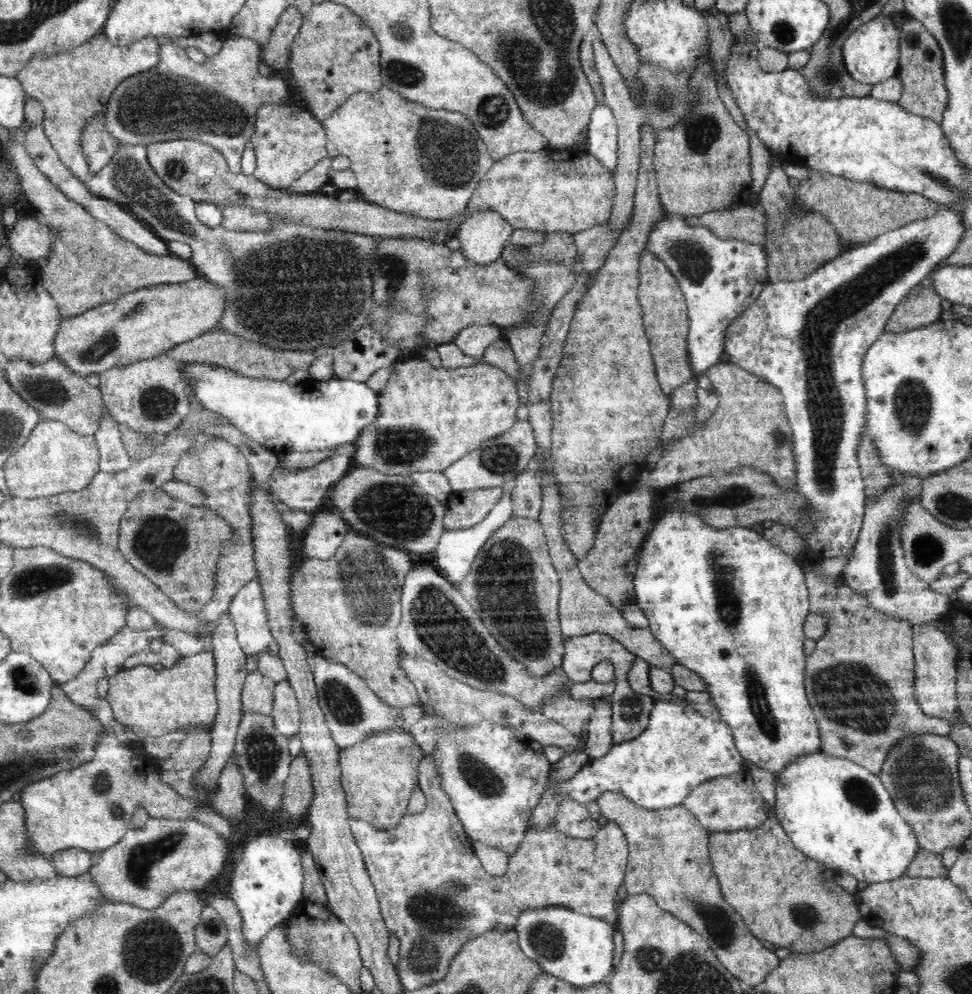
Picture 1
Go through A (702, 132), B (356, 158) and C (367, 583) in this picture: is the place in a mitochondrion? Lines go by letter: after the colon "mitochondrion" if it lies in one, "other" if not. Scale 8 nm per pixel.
A: mitochondrion
B: other
C: mitochondrion

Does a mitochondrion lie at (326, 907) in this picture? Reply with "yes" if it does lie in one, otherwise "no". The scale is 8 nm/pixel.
no

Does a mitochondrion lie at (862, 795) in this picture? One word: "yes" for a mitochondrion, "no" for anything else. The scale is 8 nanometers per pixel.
yes

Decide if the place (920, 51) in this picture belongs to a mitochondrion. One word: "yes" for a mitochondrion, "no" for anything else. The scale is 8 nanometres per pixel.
yes

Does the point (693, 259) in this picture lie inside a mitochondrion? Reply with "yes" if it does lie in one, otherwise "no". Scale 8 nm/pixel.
yes

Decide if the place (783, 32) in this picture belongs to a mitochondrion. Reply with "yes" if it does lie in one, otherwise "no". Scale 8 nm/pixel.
yes

